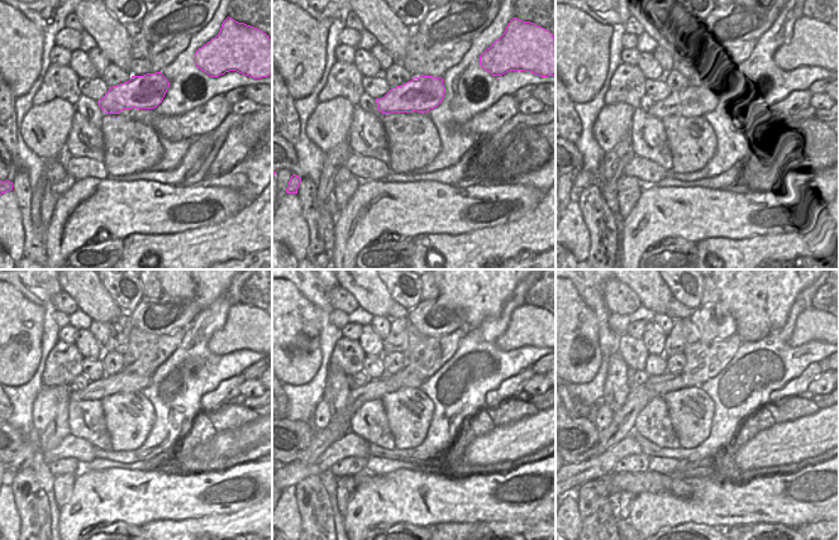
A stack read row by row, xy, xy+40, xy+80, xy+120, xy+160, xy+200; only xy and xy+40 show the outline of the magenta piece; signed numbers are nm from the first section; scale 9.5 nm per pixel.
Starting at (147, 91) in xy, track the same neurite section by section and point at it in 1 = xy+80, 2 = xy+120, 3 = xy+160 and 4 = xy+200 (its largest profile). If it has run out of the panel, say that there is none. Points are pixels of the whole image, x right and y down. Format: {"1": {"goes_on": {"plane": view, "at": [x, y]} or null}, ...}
{"1": {"goes_on": {"plane": "xy+80", "at": [697, 96]}}, "2": {"goes_on": {"plane": "xy+120", "at": [122, 382]}}, "3": {"goes_on": {"plane": "xy+160", "at": [338, 426]}}, "4": {"goes_on": {"plane": "xy+200", "at": [623, 421]}}}

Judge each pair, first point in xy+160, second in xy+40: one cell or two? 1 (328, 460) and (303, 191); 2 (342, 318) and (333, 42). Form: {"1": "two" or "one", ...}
{"1": "two", "2": "two"}

